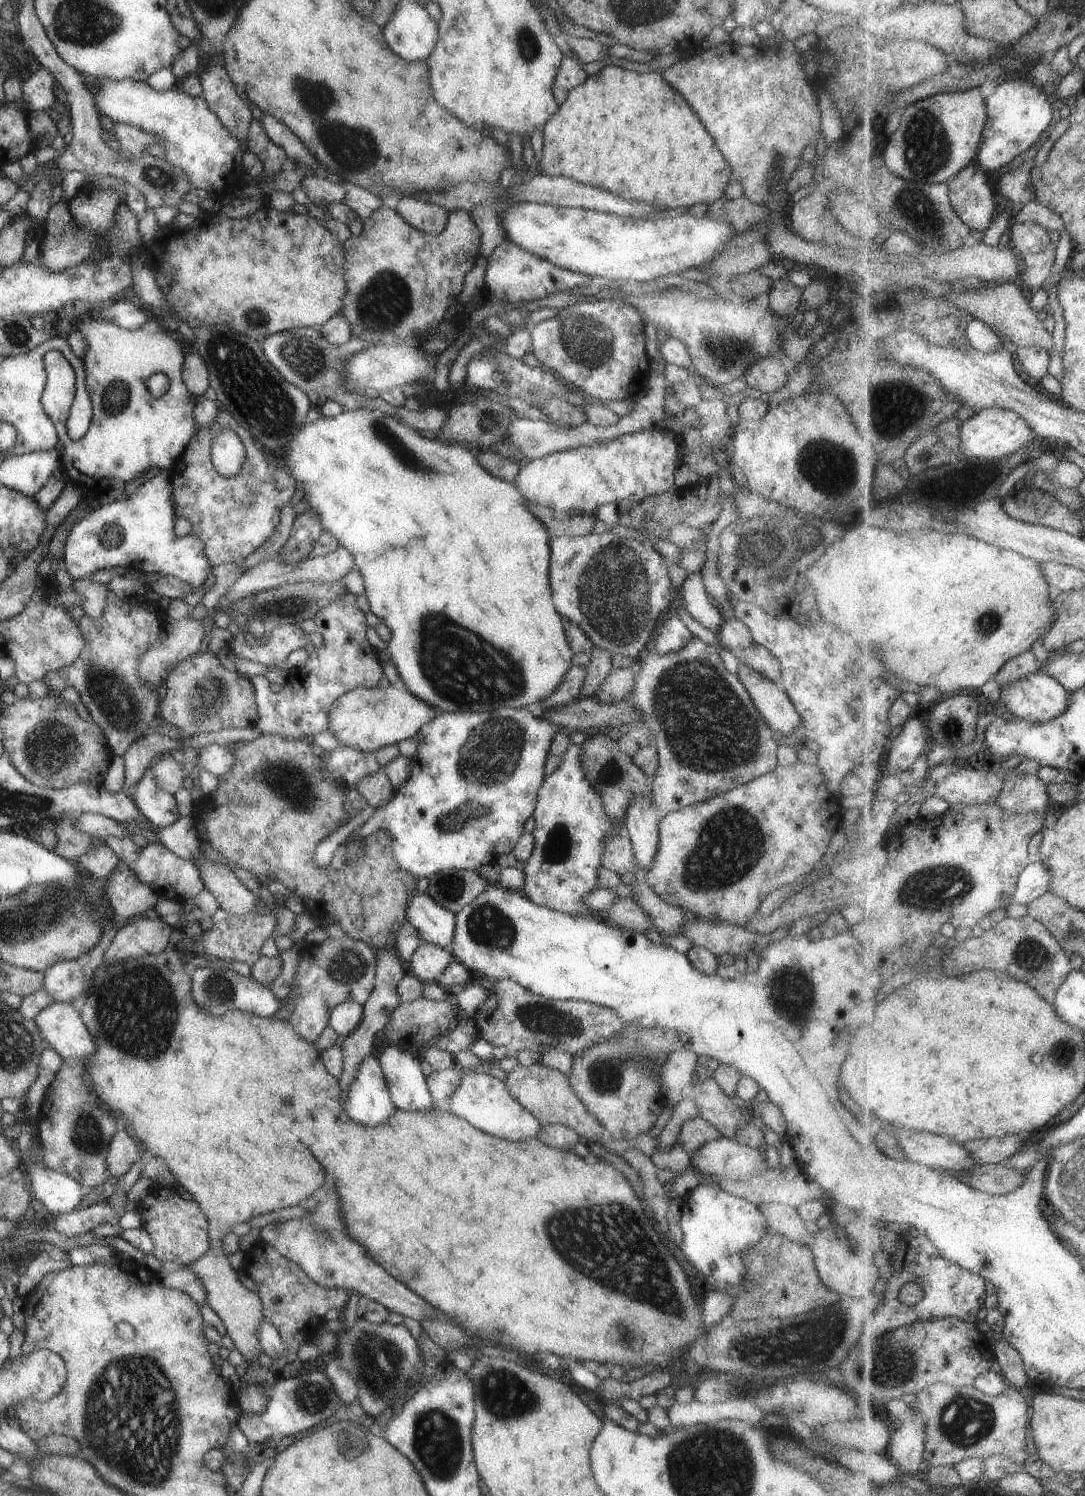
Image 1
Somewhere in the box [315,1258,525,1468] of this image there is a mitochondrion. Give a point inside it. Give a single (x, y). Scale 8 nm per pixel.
(381, 1361)

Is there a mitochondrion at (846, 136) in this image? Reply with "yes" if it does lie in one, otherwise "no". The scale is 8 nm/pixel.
no

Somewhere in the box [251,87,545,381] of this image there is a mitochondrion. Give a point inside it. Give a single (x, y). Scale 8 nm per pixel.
(382, 302)

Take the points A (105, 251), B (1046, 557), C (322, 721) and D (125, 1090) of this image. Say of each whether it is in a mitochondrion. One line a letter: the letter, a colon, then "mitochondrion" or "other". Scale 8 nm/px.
A: other
B: other
C: other
D: other

